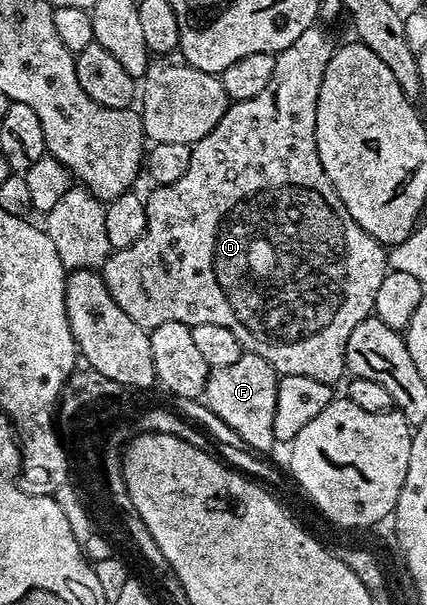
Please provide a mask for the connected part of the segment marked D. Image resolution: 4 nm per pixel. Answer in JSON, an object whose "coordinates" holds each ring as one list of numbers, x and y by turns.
{"coordinates":[[313,25,306,29,294,41,294,45,286,45,276,55,274,77,262,93,254,93,249,99,237,99,224,110,224,116,202,137,192,144,190,165,178,181,161,187,153,186,152,192,144,199,146,227,142,237,134,241,121,251,112,251,102,266,104,284,114,299,138,326,151,329,178,321,187,327,194,325,222,325,230,329,234,337,243,345,249,355,262,357,276,371,277,376,297,375,298,377,314,377,314,381,335,384,336,379,343,380,346,375,344,354,346,341,350,341,350,333,354,333,354,325,363,319,369,318,374,312,374,297,378,297,378,288,381,287,384,276,388,274,388,256,385,244,370,237,368,233,346,213,334,185,330,185,330,177,326,177,326,169,322,169,322,161,318,157,316,144,316,114,318,113,318,93,322,89,322,77,326,77,326,65,330,61,334,50,334,43,328,40,326,32,320,25]]}

